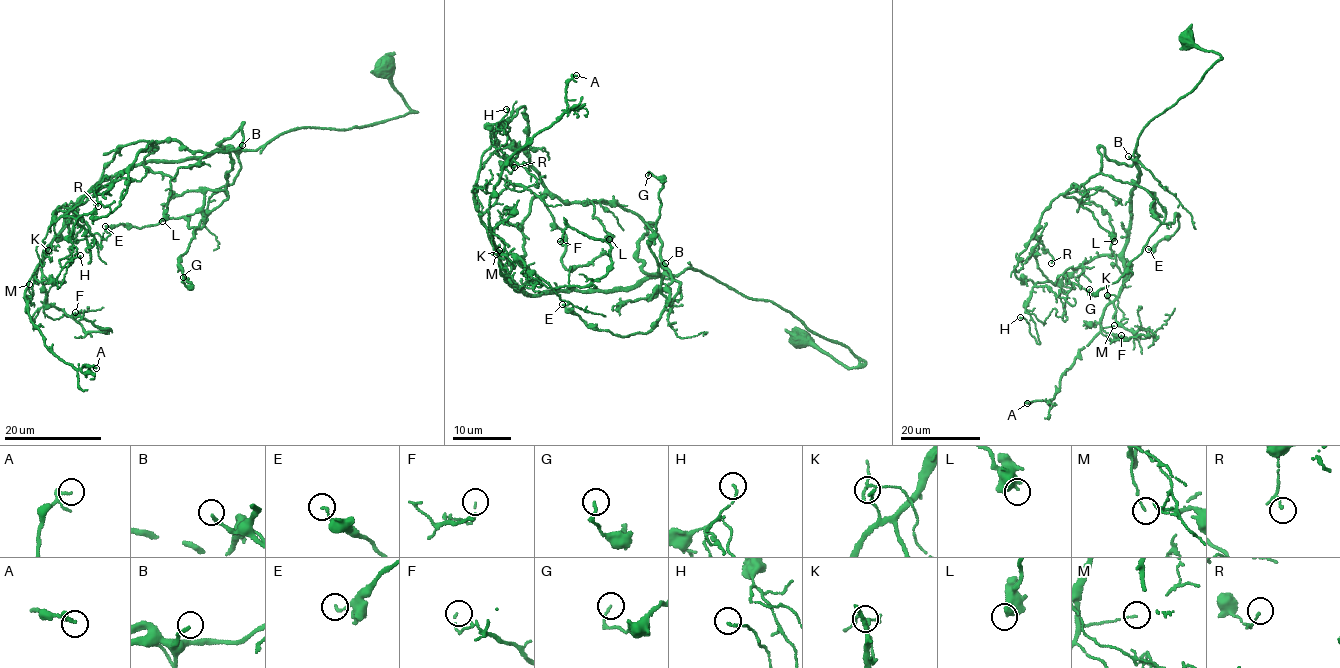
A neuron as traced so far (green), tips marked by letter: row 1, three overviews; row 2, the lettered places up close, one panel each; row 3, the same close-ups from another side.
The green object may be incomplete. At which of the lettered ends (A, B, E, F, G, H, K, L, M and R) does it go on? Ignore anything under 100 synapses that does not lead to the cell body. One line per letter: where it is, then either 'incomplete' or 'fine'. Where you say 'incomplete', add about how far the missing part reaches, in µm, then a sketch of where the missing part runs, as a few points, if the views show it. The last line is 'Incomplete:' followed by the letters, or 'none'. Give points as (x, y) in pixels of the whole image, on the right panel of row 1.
A: place (1027, 403); fine
B: place (1128, 156); fine
E: place (1148, 249); fine
F: place (1121, 335); fine
G: place (1089, 289); fine
H: place (1020, 317); fine
K: place (1107, 295); fine
L: place (1114, 241); fine
M: place (1114, 325); fine
R: place (1051, 263); fine
Incomplete: none

